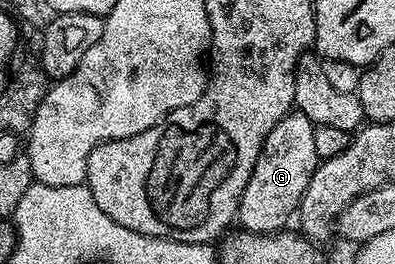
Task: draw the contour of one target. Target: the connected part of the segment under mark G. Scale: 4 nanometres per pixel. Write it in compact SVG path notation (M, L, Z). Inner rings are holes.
M291 111L286 114L268 135L262 144L260 155L254 164L252 175L242 192L238 204L237 224L247 233L276 233L287 228L286 220L293 218L298 211L308 179L320 164L316 155L316 146L312 131L314 122L303 113Z

